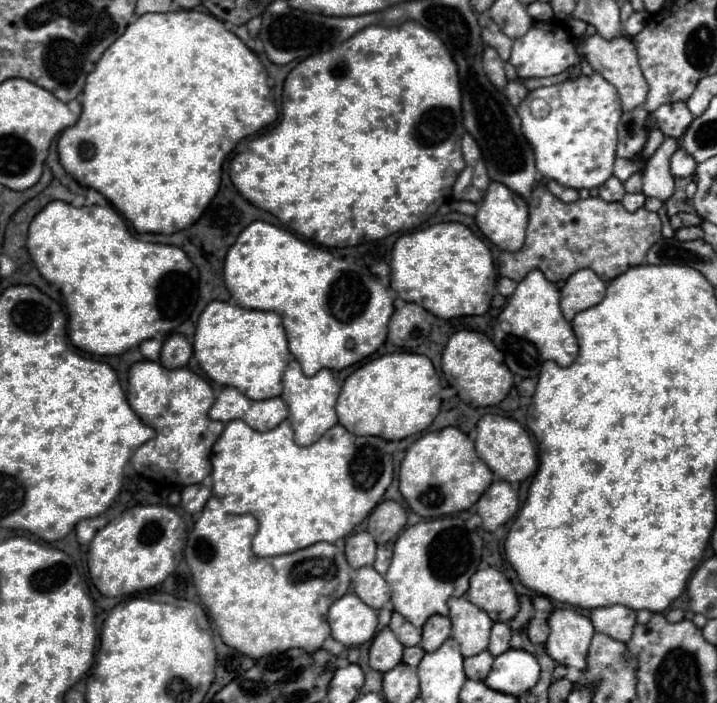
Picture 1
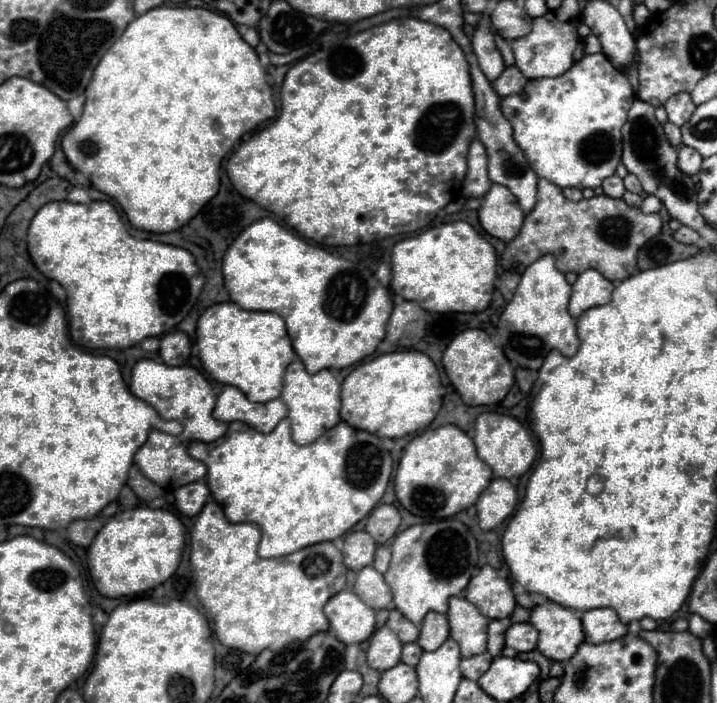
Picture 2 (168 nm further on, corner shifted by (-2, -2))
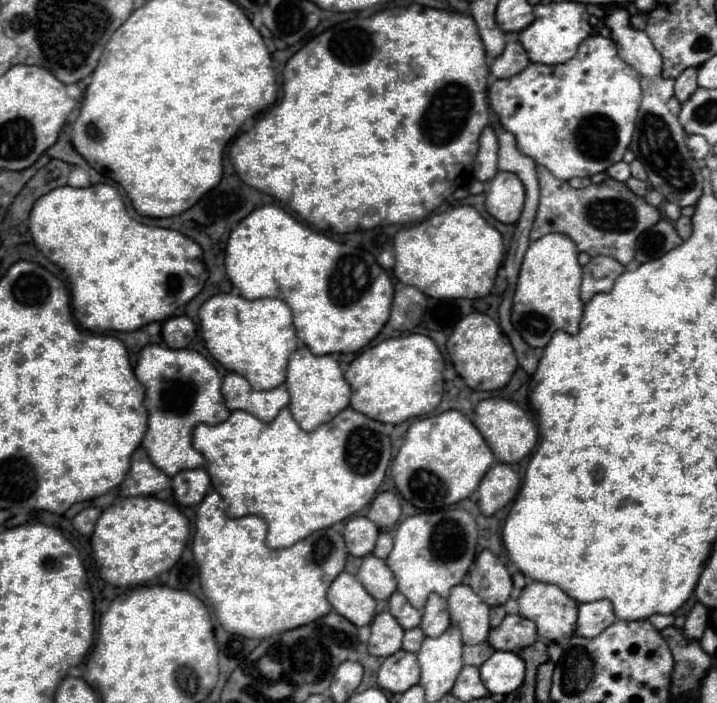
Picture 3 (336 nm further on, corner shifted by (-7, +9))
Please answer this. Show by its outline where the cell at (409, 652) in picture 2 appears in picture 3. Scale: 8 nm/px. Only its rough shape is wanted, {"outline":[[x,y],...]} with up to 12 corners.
{"outline":[[420,627],[404,633],[402,649],[416,653],[424,641]]}

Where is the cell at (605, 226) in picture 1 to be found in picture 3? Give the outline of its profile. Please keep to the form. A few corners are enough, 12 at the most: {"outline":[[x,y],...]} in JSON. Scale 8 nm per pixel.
{"outline":[[538,167],[530,241],[570,237],[628,265],[658,209],[624,183],[572,189]]}

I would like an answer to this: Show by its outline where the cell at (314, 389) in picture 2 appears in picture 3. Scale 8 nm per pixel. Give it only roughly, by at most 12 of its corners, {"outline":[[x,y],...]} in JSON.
{"outline":[[290,355],[288,407],[304,431],[332,421],[352,393],[332,355]]}

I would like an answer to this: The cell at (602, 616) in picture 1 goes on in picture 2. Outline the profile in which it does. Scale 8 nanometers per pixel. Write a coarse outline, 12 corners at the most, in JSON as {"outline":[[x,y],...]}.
{"outline":[[611,608],[581,616],[585,642],[601,644],[627,634]]}

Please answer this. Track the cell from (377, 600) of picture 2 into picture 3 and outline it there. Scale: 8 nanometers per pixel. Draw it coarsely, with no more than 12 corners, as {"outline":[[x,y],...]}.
{"outline":[[364,557],[356,577],[374,599],[396,591],[384,559]]}

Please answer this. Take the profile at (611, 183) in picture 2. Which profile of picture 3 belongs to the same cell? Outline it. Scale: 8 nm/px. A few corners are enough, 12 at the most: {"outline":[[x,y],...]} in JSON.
{"outline":[[624,161],[610,165],[606,173],[616,181],[630,179],[630,165]]}

